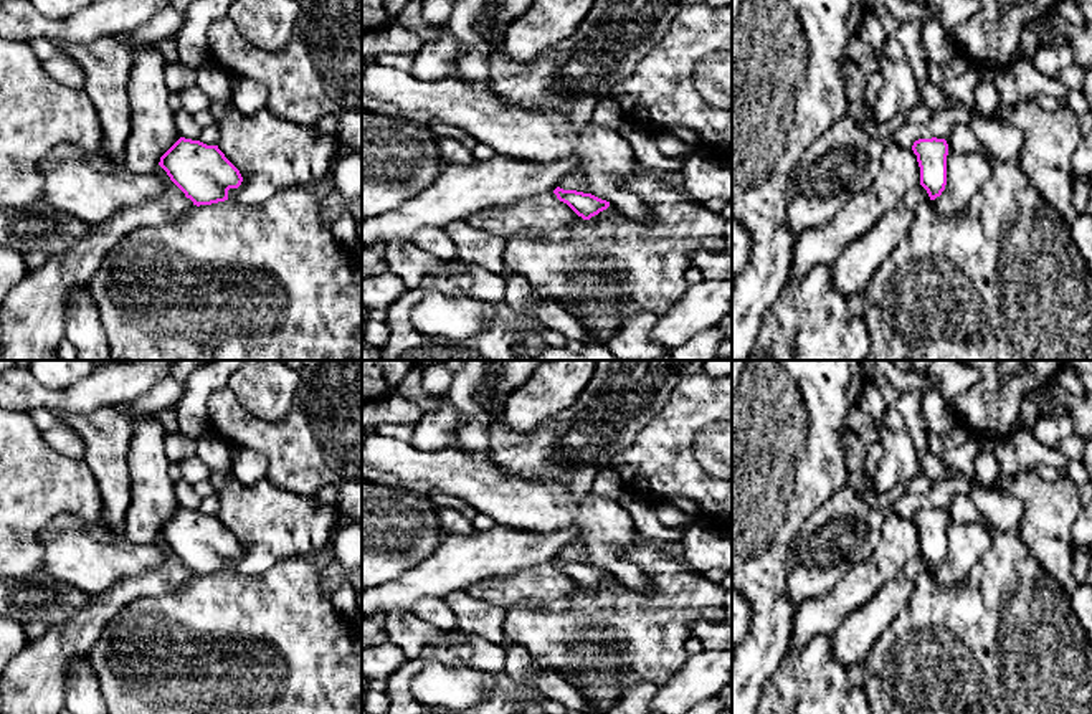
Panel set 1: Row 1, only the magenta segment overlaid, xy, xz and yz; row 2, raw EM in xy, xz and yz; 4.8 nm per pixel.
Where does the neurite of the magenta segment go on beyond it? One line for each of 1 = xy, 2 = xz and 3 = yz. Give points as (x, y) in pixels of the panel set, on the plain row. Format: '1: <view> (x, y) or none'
1: none
2: none
3: none

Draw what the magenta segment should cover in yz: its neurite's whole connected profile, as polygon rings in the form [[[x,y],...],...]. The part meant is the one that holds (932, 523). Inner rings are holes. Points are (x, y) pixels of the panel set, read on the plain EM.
[[[919,509],[912,516],[920,537],[920,555],[927,560],[930,570],[942,565],[947,555],[947,526],[945,509]]]

